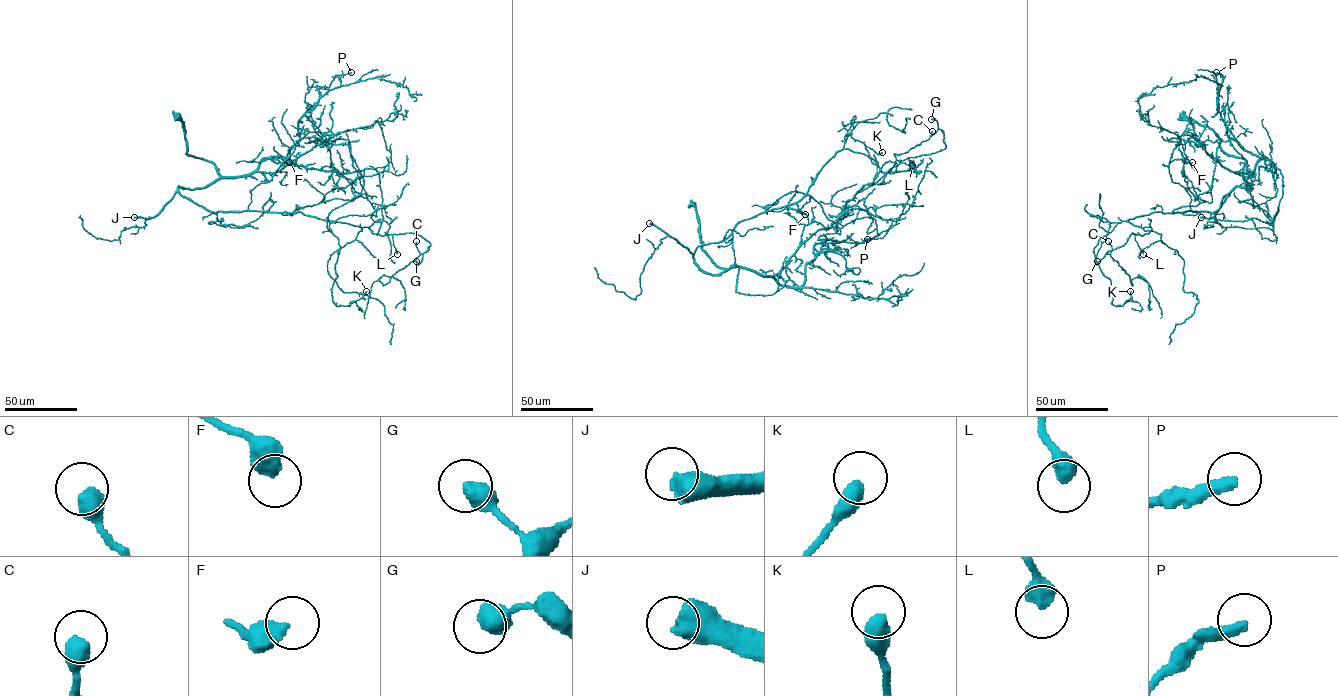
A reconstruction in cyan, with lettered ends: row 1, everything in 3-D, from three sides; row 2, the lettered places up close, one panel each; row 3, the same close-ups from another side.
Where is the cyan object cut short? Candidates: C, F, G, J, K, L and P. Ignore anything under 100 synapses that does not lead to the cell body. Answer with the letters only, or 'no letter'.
J

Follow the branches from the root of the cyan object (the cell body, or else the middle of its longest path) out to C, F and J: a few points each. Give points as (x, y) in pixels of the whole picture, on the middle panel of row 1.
C: (727, 238), (741, 221), (798, 202), (837, 152), (864, 153), (884, 174), (943, 150), (943, 131), (932, 131)
F: (727, 238), (737, 223), (767, 214), (766, 209), (790, 192), (796, 192), (786, 208), (805, 214)
J: (727, 238), (699, 246), (693, 254), (665, 231), (649, 223)

